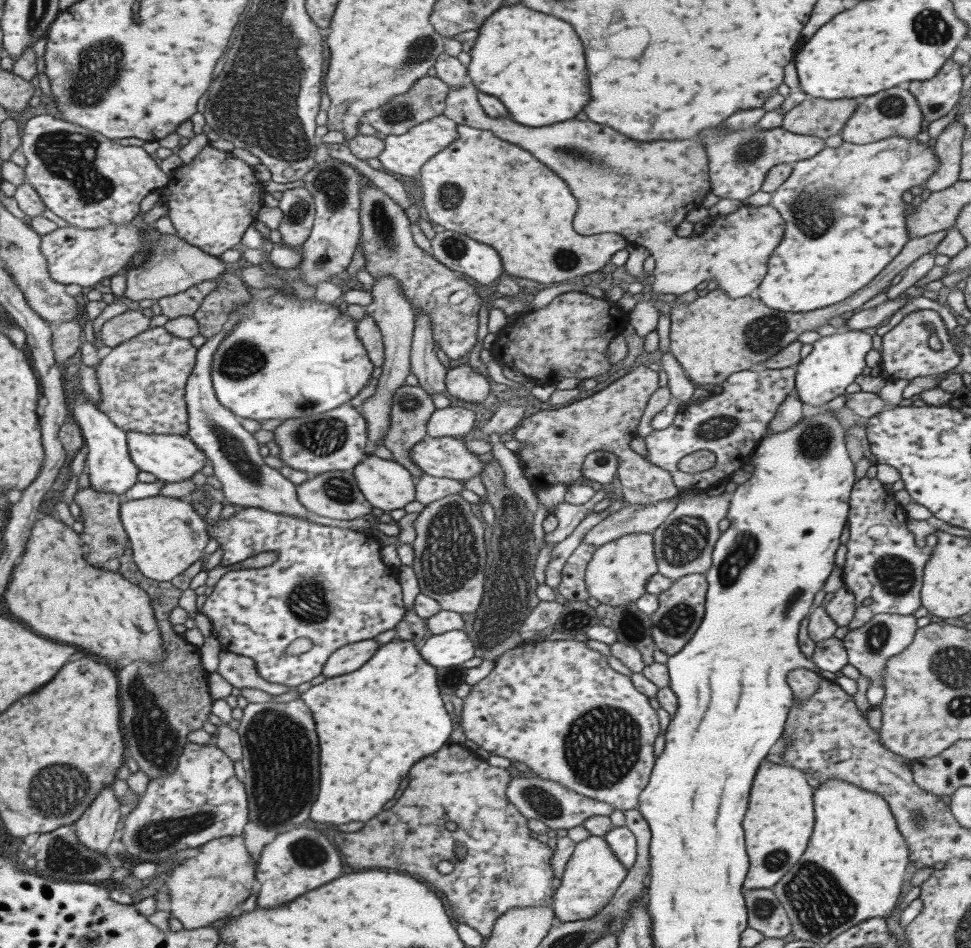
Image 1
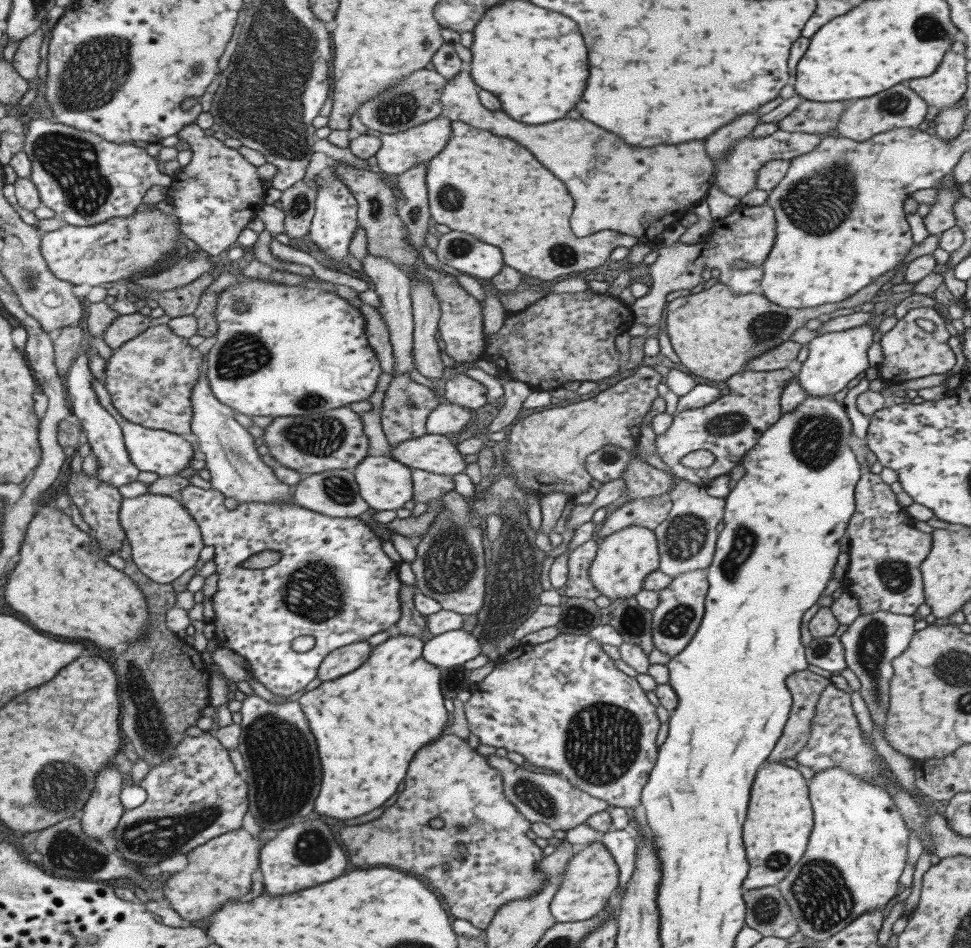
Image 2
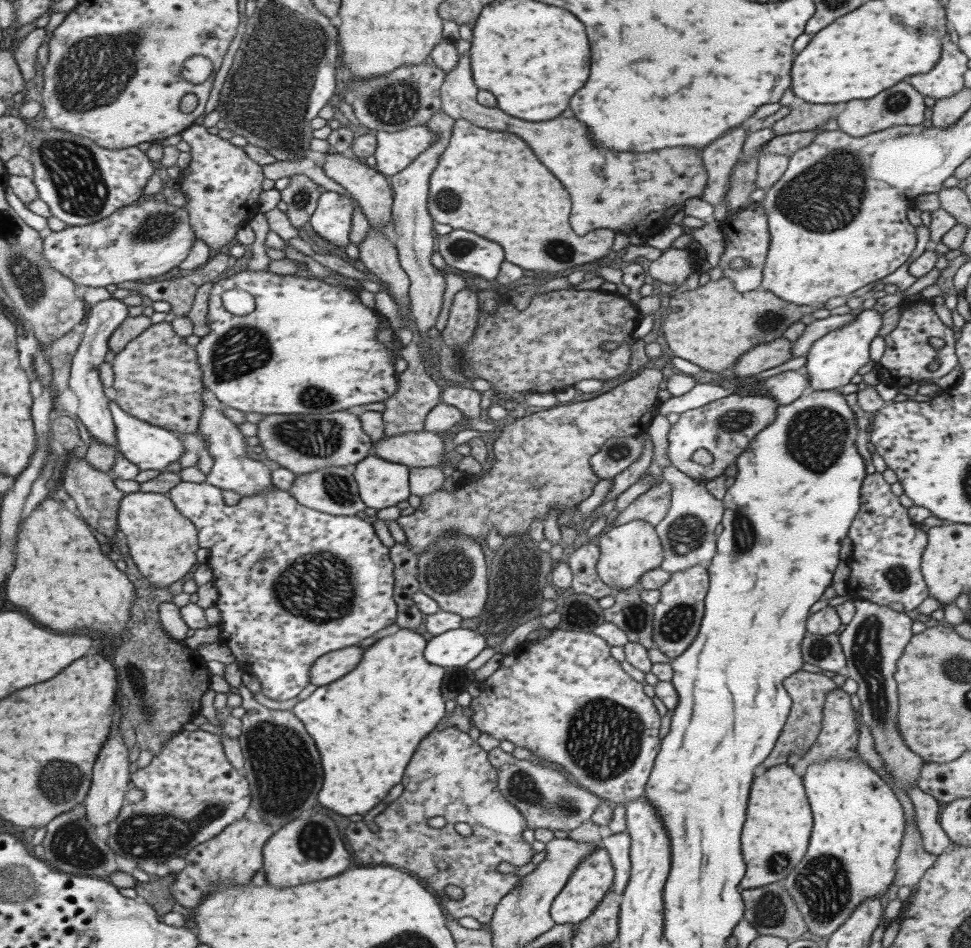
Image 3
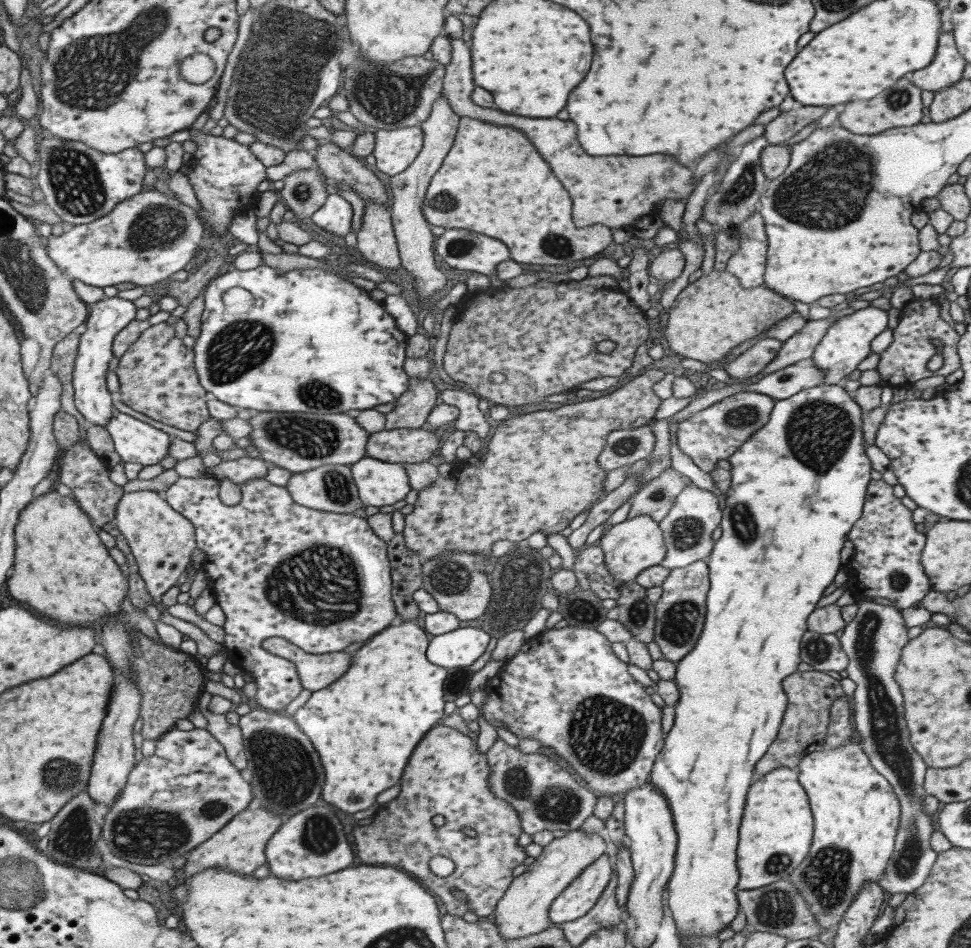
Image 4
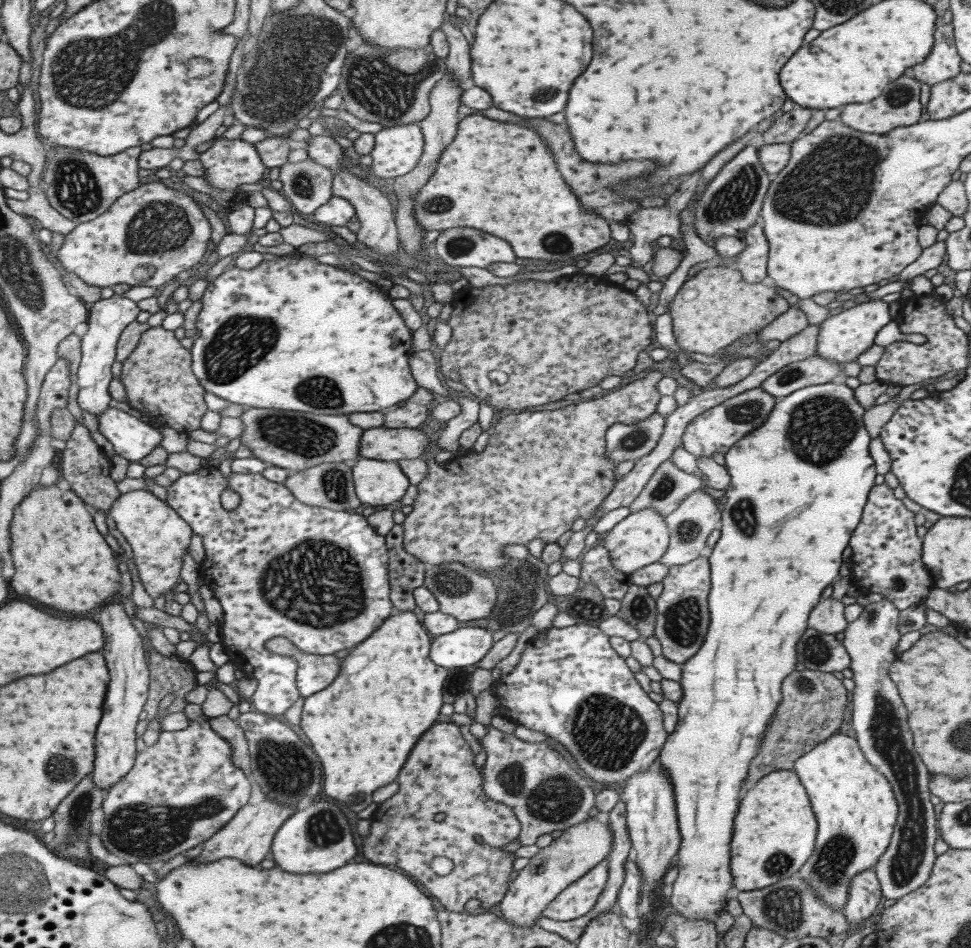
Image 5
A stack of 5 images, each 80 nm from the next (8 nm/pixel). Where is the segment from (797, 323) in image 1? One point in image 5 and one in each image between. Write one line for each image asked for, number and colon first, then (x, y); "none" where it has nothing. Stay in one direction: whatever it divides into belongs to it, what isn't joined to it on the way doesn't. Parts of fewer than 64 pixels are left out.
2: (714, 333)
3: (711, 326)
4: (709, 317)
5: (715, 307)

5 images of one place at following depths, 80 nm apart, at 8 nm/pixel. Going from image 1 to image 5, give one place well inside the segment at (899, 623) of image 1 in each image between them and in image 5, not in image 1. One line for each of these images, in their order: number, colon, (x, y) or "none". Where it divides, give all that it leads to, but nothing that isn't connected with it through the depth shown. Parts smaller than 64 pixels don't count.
2: (872, 640)
3: (875, 637)
4: (872, 641)
5: (878, 718)

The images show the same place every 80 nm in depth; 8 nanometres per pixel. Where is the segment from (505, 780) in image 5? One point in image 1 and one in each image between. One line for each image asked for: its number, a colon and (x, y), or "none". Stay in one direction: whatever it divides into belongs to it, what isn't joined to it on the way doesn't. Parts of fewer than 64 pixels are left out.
1: (555, 806)
2: (548, 798)
3: (546, 799)
4: (545, 797)

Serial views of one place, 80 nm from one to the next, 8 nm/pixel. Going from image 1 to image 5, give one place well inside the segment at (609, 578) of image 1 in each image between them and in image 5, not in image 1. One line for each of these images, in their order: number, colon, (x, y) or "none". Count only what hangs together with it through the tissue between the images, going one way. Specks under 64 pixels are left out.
2: (623, 559)
3: (626, 551)
4: (629, 547)
5: (640, 539)

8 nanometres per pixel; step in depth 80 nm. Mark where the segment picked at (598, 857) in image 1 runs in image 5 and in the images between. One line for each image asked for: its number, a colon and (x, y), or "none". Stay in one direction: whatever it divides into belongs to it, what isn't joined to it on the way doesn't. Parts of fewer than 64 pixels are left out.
2: (590, 875)
3: (587, 885)
4: (575, 900)
5: (577, 899)

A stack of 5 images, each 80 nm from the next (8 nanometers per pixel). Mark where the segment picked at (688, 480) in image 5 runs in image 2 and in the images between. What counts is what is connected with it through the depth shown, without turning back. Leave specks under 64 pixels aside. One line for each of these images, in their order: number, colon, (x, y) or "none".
2: (648, 512)
3: (652, 505)
4: (655, 498)

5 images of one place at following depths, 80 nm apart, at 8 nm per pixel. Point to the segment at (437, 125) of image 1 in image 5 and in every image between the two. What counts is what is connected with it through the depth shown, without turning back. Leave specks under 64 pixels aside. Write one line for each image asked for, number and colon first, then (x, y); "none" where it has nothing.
2: (398, 152)
3: (394, 151)
4: (394, 150)
5: (396, 149)

